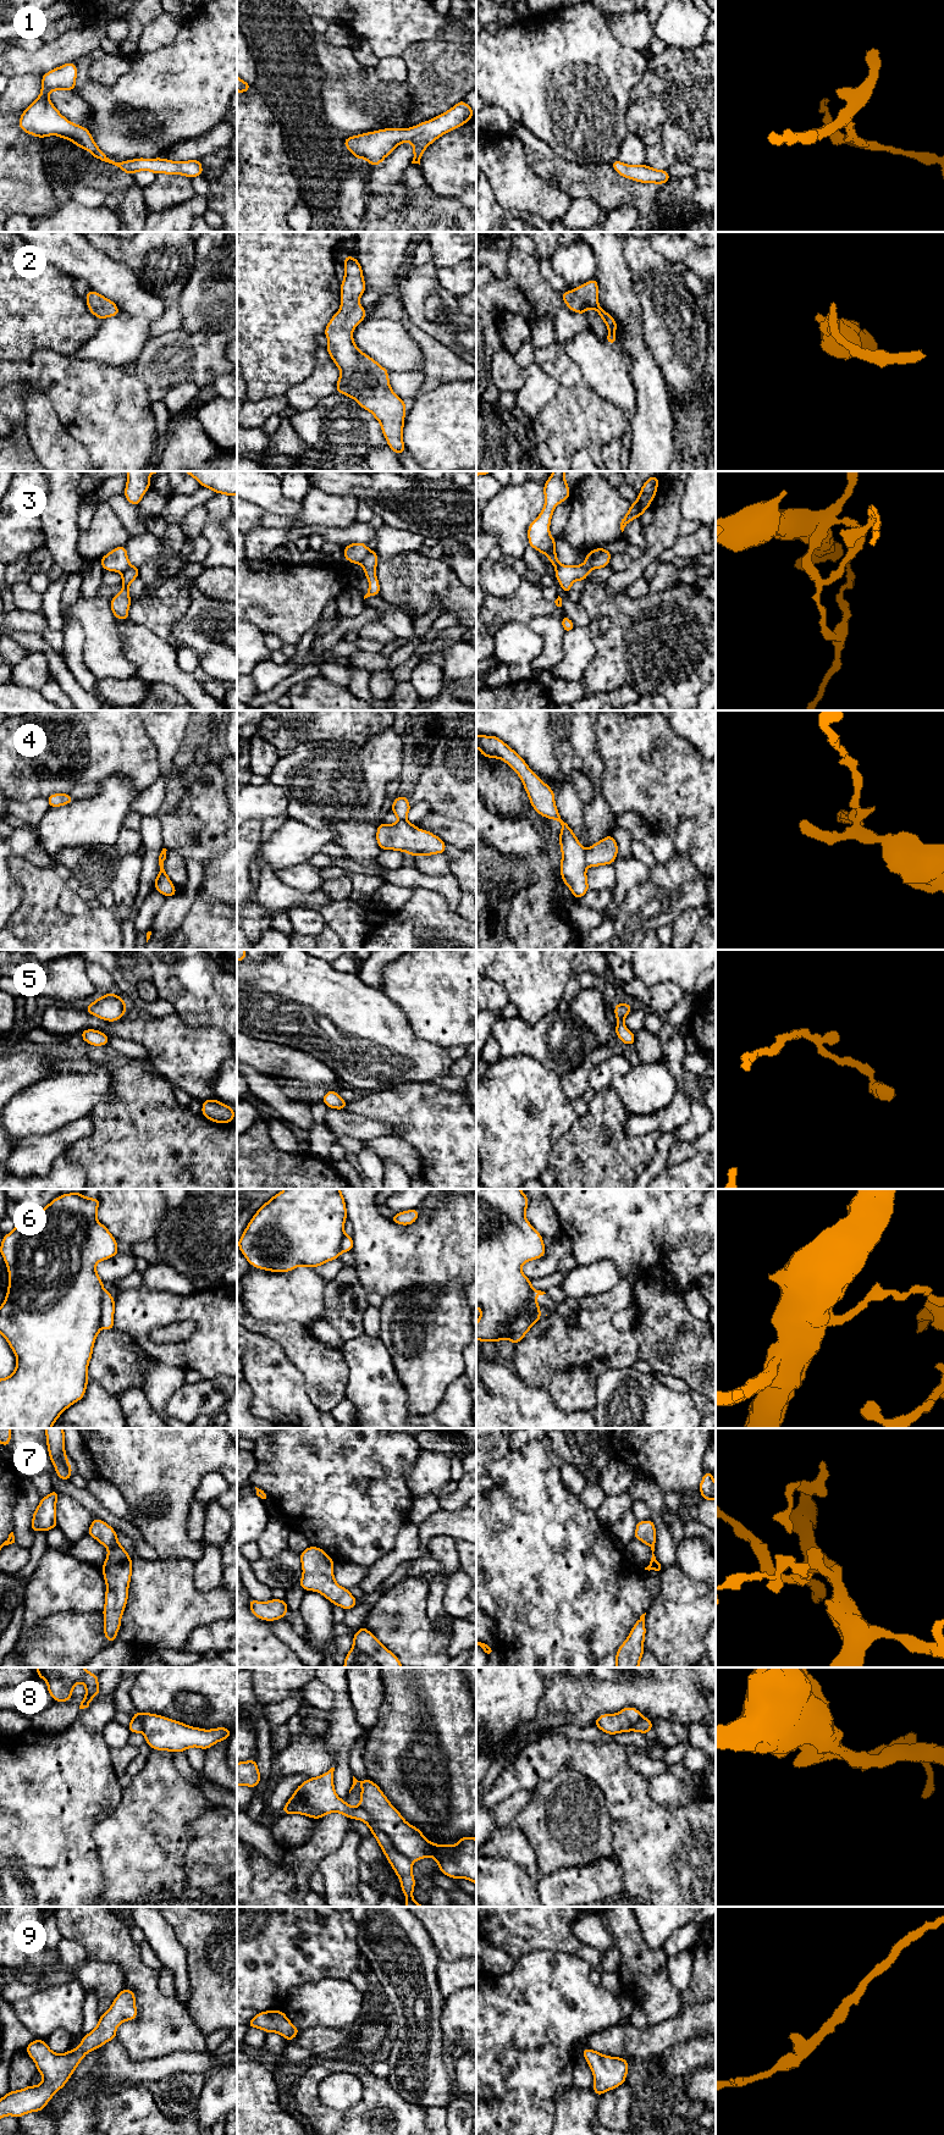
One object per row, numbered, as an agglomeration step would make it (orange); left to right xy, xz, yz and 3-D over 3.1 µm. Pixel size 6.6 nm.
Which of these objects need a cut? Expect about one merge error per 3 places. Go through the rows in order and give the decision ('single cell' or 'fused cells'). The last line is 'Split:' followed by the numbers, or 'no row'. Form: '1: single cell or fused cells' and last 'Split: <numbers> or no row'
1: single cell
2: single cell
3: fused cells
4: fused cells
5: single cell
6: fused cells
7: single cell
8: fused cells
9: single cell
Split: 3, 4, 6, 8

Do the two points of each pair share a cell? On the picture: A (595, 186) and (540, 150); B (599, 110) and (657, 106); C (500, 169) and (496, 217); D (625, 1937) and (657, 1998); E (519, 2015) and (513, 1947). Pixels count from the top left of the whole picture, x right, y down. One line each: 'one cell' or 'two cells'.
A: one cell
B: two cells
C: two cells
D: one cell
E: two cells

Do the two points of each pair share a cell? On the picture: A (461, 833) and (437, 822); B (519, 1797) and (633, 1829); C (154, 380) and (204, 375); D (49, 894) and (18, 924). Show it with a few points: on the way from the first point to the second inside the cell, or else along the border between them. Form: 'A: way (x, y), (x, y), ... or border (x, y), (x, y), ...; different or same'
A: way (454, 830), (450, 825), (443, 824); same
B: border (533, 1790), (518, 1790), (503, 1801); different
C: way (166, 374), (192, 374); same
D: way (44, 903), (44, 907), (28, 923); same

